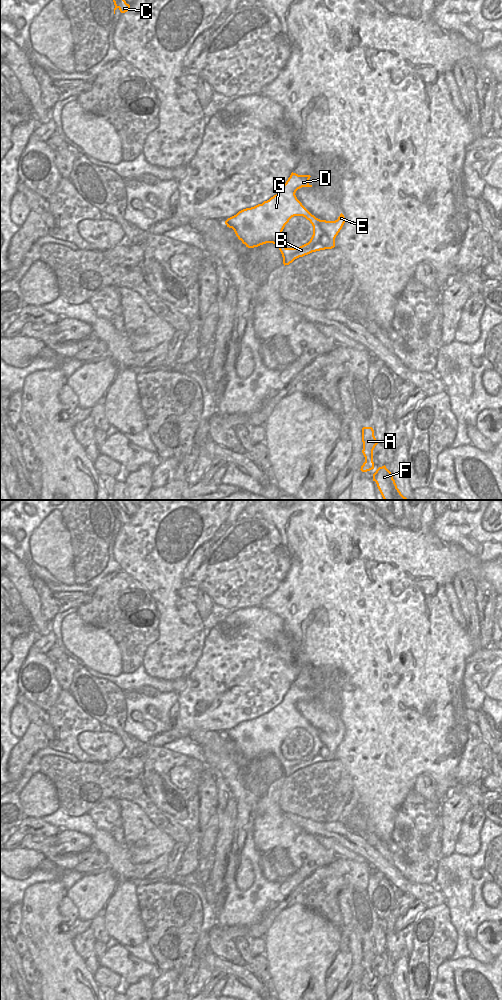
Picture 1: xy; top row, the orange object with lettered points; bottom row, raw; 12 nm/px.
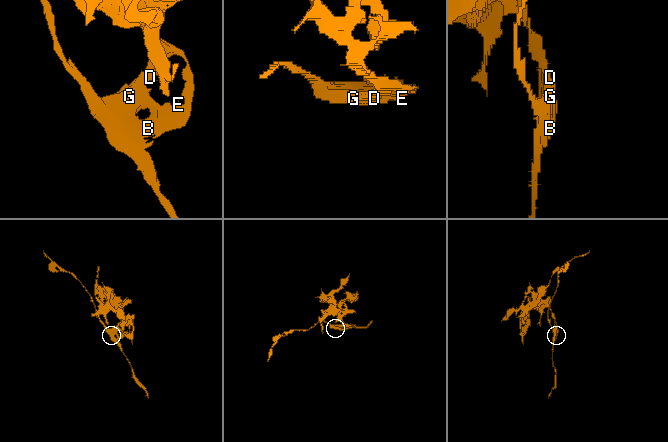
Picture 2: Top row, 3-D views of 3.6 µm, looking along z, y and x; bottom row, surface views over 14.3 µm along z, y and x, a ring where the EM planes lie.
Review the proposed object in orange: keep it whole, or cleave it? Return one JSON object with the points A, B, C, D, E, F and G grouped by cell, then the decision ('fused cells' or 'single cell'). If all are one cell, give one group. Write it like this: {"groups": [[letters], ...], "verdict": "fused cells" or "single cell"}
{"groups": [["A", "C", "F"], ["B", "D", "E", "G"]], "verdict": "fused cells"}

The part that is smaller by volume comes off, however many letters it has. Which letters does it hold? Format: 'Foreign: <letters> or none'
Foreign: A, C, F

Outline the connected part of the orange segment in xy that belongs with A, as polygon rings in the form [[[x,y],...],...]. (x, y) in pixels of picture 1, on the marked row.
[[[372,427],[362,428],[362,442],[363,442],[362,453],[365,457],[365,462],[361,466],[360,470],[362,472],[367,472],[374,469],[373,450],[375,446],[378,444],[374,436],[374,430]]]

